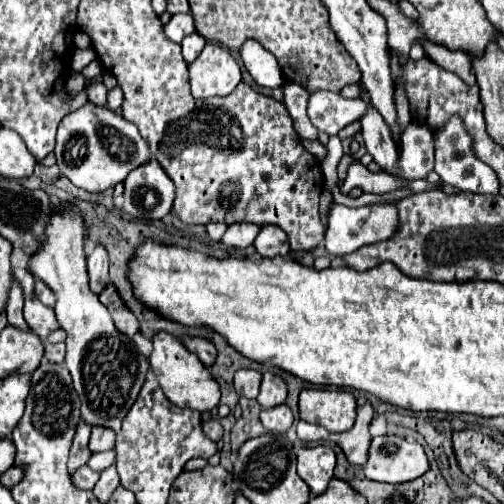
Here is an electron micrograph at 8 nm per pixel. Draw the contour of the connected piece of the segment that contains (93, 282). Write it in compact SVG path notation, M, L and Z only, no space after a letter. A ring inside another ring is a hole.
M95 244L95 248L87 256L87 268L89 268L89 286L93 292L101 292L109 284L107 274L107 250L103 246Z

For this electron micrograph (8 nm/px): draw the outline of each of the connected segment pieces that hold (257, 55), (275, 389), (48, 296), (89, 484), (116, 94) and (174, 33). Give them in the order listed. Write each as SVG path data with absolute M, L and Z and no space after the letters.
M255 40L243 42L239 54L243 58L247 72L253 76L255 84L267 88L279 88L285 82L283 72L279 70L279 62L275 62L275 56L263 46L259 46L259 42Z
M265 372L263 374L263 382L261 382L261 392L257 396L257 402L263 408L273 408L283 404L287 398L287 384L279 374L273 372Z
M43 280L35 282L35 294L45 306L51 306L51 308L55 306L55 294L51 294L51 288L47 284L43 284Z
M81 466L81 470L77 470L75 476L71 476L71 478L73 478L73 484L75 484L77 488L87 488L87 490L91 490L91 488L95 486L95 482L99 480L99 474L93 472L89 466Z
M115 86L115 88L111 88L109 92L107 92L107 108L109 110L119 110L121 108L121 100L123 100L123 92L119 90L119 86Z
M175 14L175 16L171 16L171 20L163 26L163 30L165 30L165 36L167 36L171 42L181 44L181 40L183 40L185 36L189 36L191 32L195 32L193 16L191 16L191 14Z

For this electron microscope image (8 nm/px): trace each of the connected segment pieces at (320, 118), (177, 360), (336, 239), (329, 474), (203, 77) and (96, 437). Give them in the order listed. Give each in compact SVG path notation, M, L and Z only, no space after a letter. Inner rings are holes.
M317 90L309 94L307 112L313 126L319 132L337 136L341 128L345 128L349 122L359 120L363 116L365 104L359 98L347 100L335 92Z
M157 332L153 336L153 352L151 352L151 370L157 374L159 386L163 390L163 394L175 404L175 406L187 406L191 410L197 412L205 412L211 410L219 404L219 384L215 382L215 378L209 374L207 366L203 366L203 362L189 350L185 350L185 346L181 344L179 338L167 334L167 332Z
M335 204L329 212L329 226L325 232L325 248L333 256L345 256L355 252L359 246L387 240L397 230L397 210L395 206L363 206L347 210L347 206Z
M329 446L301 448L297 454L297 472L307 482L313 494L327 490L329 480L333 478L335 452Z
M205 44L203 52L189 66L189 76L195 98L227 96L241 82L241 68L227 48Z
M95 426L91 430L91 440L89 440L91 452L111 450L113 446L115 446L115 432L113 430L107 430L105 426Z

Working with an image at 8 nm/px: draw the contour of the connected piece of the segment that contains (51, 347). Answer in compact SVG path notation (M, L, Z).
M57 342L57 344L45 344L45 356L55 362L55 364L63 364L65 358L65 342Z

